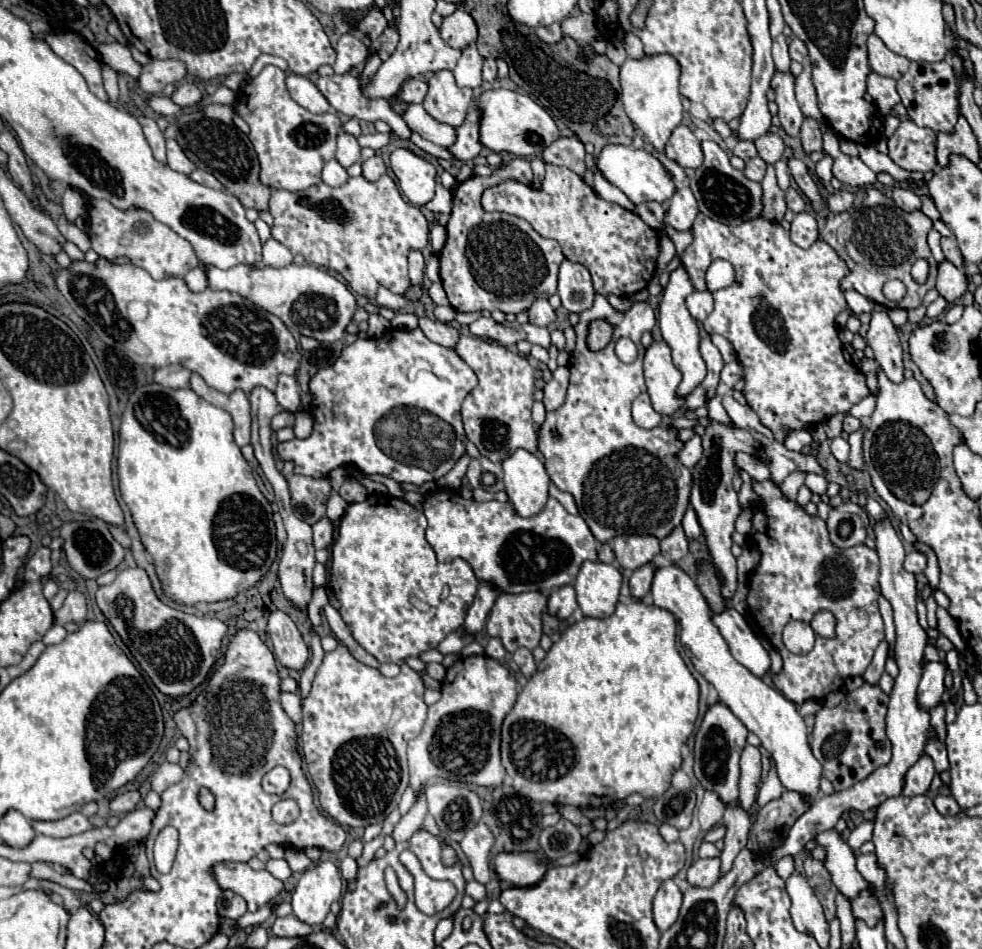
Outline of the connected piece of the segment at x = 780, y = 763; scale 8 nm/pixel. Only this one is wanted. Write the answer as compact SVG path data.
M677 564L655 568L651 596L653 596L655 606L665 608L673 612L675 618L679 618L679 624L681 624L679 638L681 638L685 654L693 662L695 670L711 686L715 686L721 702L745 724L749 732L759 736L761 746L769 750L771 758L775 760L775 768L777 768L783 788L791 792L799 792L801 798L815 800L819 792L823 766L811 752L811 746L807 740L807 728L795 704L787 700L779 690L763 682L761 678L755 678L745 666L741 666L731 656L727 642L723 640L719 628L711 620L711 610L707 606L707 600L703 598L703 594L699 594L697 584L693 582L693 578L685 574L683 568L679 568Z

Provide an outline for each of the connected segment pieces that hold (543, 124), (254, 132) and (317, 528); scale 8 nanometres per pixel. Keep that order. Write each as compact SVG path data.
M497 88L483 92L475 108L481 112L479 142L493 152L509 152L515 156L541 156L543 150L559 138L559 130L553 118L528 95L518 91Z
M265 66L257 78L251 78L247 82L235 110L251 128L249 140L261 162L261 182L263 184L267 184L269 188L275 188L275 190L295 192L295 190L305 190L305 188L321 182L323 164L335 156L335 140L337 140L337 132L341 126L341 120L335 112L313 114L313 112L305 110L303 106L299 106L289 96L289 90L285 86L285 72L275 66Z
M323 518L313 526L313 546L321 550L327 548L331 542L333 542L333 524L327 518Z

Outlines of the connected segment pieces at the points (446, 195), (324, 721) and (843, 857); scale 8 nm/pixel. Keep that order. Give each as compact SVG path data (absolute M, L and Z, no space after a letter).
M437 182L437 192L435 192L435 198L425 206L427 210L435 212L435 214L449 214L451 212L451 192L447 188L443 188L441 182Z
M339 644L333 652L327 652L323 664L311 686L309 698L303 700L303 754L309 766L309 774L319 792L321 808L337 822L345 822L351 828L365 828L369 824L381 824L385 816L397 808L401 794L409 784L409 768L405 748L415 738L425 722L427 704L423 702L423 682L415 670L403 664L399 676L387 678L377 668L365 666L355 660L345 644Z
M835 828L825 830L815 834L815 844L825 848L825 868L831 874L833 884L837 886L837 890L847 898L853 900L859 896L859 892L863 890L873 890L873 886L857 872L855 868L855 852L849 848L849 844L841 838L841 832L837 832Z

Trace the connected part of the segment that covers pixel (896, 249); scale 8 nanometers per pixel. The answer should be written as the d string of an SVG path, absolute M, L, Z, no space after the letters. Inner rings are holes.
M859 188L855 194L855 204L849 212L841 214L829 214L827 224L821 232L823 240L837 250L837 254L847 262L851 268L851 274L841 280L843 290L857 290L865 298L873 300L875 304L881 304L885 308L917 308L923 302L923 296L935 286L937 276L937 262L931 256L931 250L927 246L927 232L933 228L933 220L927 218L923 212L903 212L891 198L881 194L877 188ZM905 246L905 248L903 248ZM917 258L925 258L931 264L931 274L925 284L917 284L909 270L911 264ZM887 280L901 280L907 286L907 296L897 304L889 302L883 296L883 284Z

